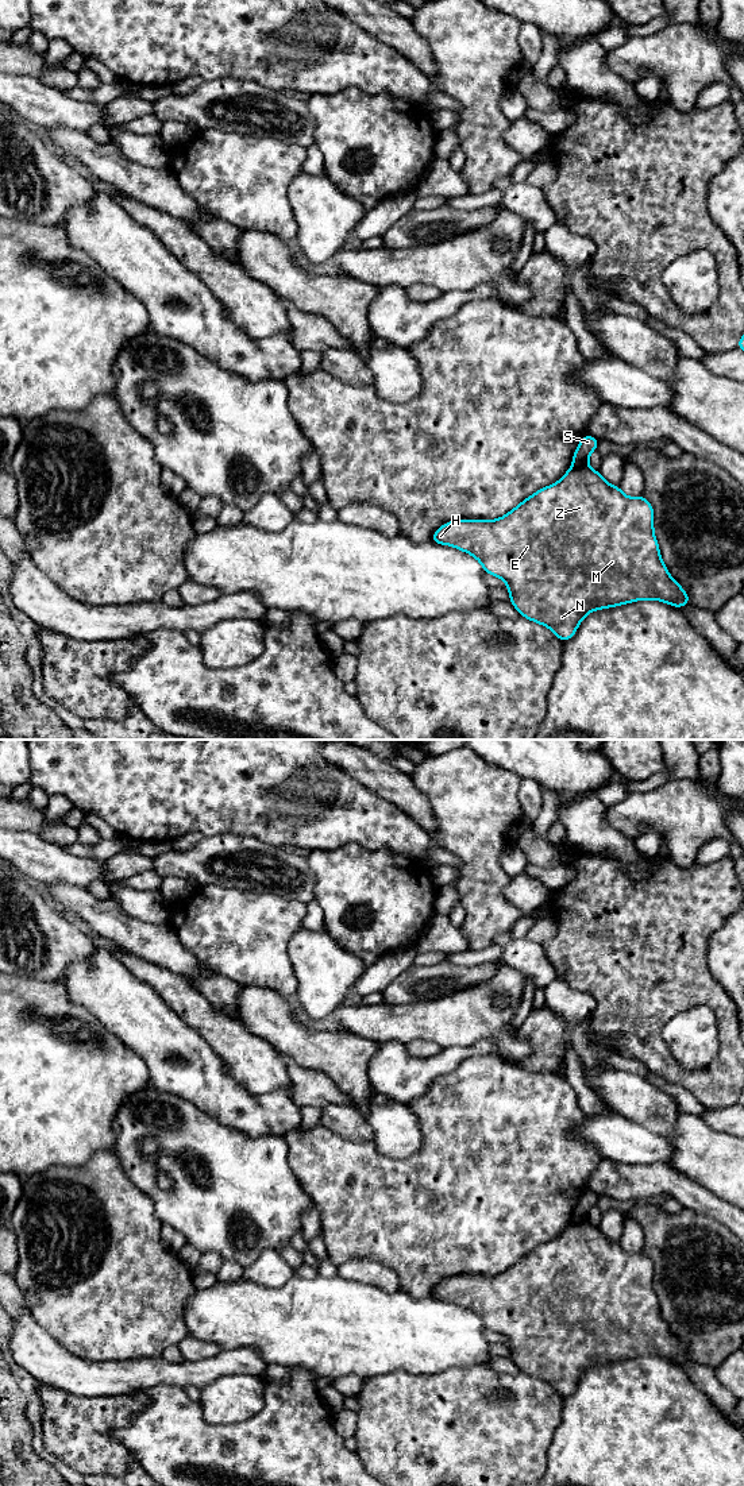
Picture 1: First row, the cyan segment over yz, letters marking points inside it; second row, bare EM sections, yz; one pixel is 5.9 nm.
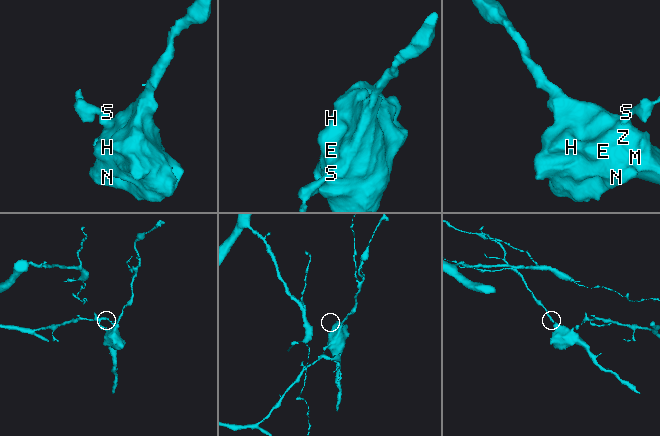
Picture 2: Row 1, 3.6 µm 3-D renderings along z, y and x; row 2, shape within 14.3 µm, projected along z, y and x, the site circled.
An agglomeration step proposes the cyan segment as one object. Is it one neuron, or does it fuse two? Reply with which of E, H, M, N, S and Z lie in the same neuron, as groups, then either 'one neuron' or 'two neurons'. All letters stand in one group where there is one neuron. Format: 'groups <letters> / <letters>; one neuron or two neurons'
groups E H M N Z / S; two neurons

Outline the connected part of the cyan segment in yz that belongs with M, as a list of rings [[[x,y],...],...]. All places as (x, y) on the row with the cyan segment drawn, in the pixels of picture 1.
[[[587,464],[583,467],[571,467],[564,476],[548,486],[540,489],[533,495],[528,497],[513,510],[504,517],[489,520],[454,520],[442,525],[432,536],[432,543],[455,547],[463,552],[473,555],[483,567],[483,571],[506,580],[506,588],[510,593],[509,602],[519,610],[521,617],[541,624],[550,628],[560,641],[568,641],[577,632],[581,621],[593,610],[608,609],[620,606],[624,603],[640,601],[640,599],[656,599],[664,603],[670,603],[679,609],[683,605],[689,605],[690,599],[687,593],[670,576],[667,567],[662,561],[659,552],[659,544],[654,534],[654,507],[643,497],[628,498],[618,486],[609,485],[600,474],[600,471],[591,470]]]

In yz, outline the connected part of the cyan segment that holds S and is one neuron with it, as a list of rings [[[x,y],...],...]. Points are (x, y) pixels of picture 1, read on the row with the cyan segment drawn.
[[[583,436],[579,441],[578,448],[575,449],[573,458],[573,467],[583,467],[587,464],[590,453],[597,449],[600,440],[593,436]]]

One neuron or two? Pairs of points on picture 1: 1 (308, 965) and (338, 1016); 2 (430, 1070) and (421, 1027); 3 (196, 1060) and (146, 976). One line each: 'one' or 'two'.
1: two
2: two
3: two

